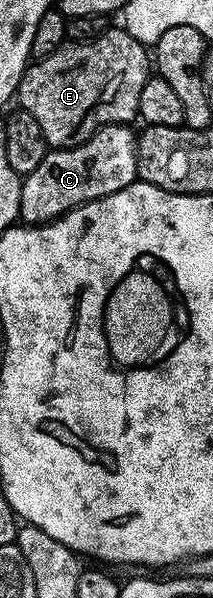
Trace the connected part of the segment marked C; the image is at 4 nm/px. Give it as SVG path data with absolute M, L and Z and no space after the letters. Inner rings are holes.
M104 125L97 132L71 149L53 149L49 151L39 167L23 177L21 183L20 220L27 225L47 225L71 209L77 209L89 201L98 201L100 197L123 191L123 187L138 180L137 175L137 137L129 125Z

